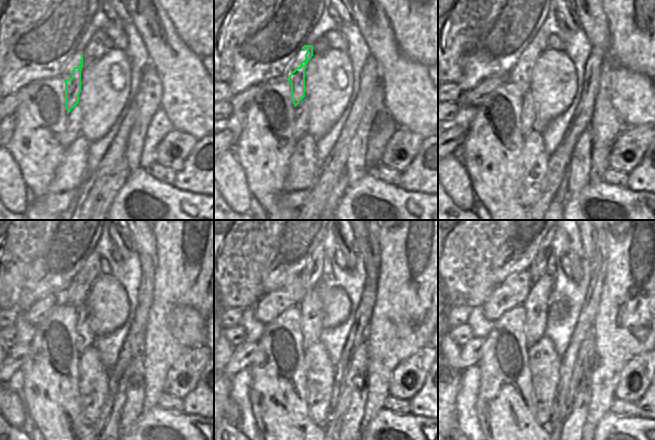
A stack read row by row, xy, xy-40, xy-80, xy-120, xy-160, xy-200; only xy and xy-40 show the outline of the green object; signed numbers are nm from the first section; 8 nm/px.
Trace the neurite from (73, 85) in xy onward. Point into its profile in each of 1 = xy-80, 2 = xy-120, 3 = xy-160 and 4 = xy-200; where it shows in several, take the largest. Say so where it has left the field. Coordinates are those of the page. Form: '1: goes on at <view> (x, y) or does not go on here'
1: goes on at xy-80 (522, 78)
2: goes on at xy-120 (89, 271)
3: goes on at xy-160 (312, 274)
4: goes on at xy-200 (538, 267)

